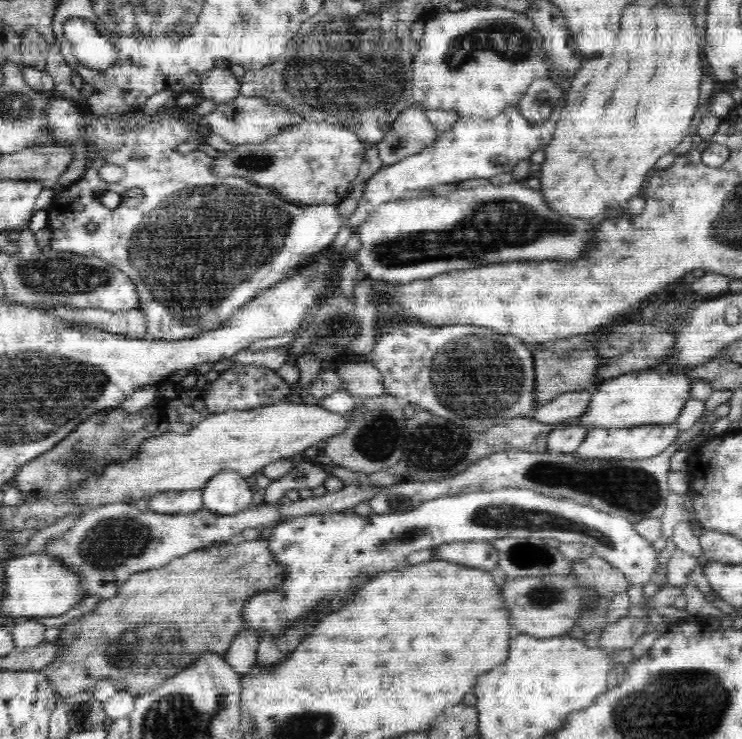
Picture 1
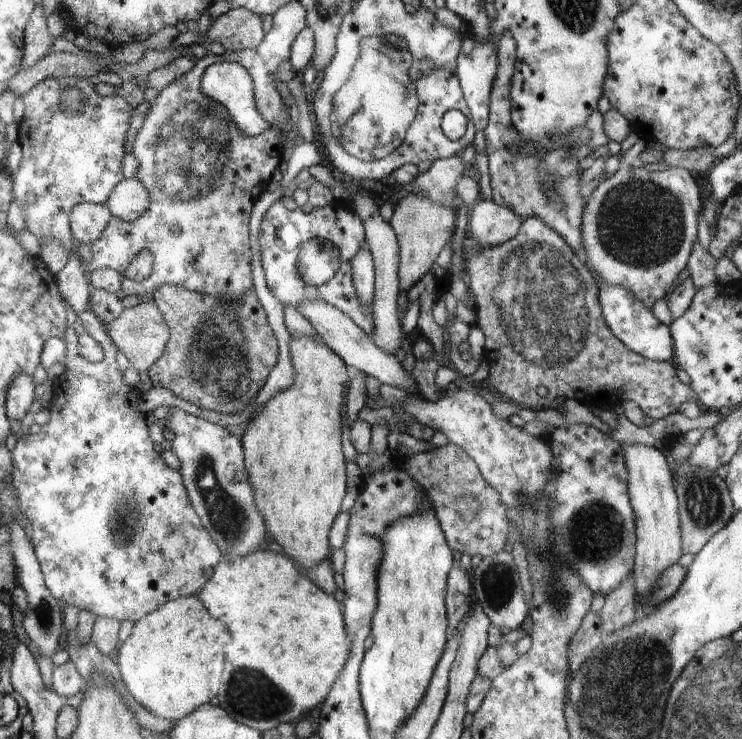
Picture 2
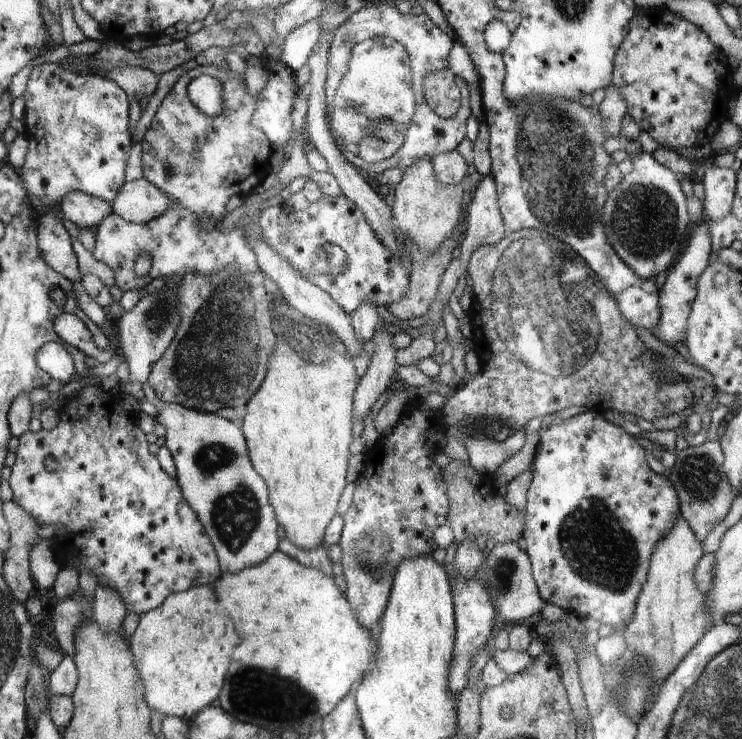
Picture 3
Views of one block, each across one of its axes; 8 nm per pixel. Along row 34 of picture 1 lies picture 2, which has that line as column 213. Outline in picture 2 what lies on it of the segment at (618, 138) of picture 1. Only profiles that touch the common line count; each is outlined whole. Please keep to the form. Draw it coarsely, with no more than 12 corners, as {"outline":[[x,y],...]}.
{"outline":[[198,595],[135,623],[126,688],[174,723],[218,694],[230,632]]}

